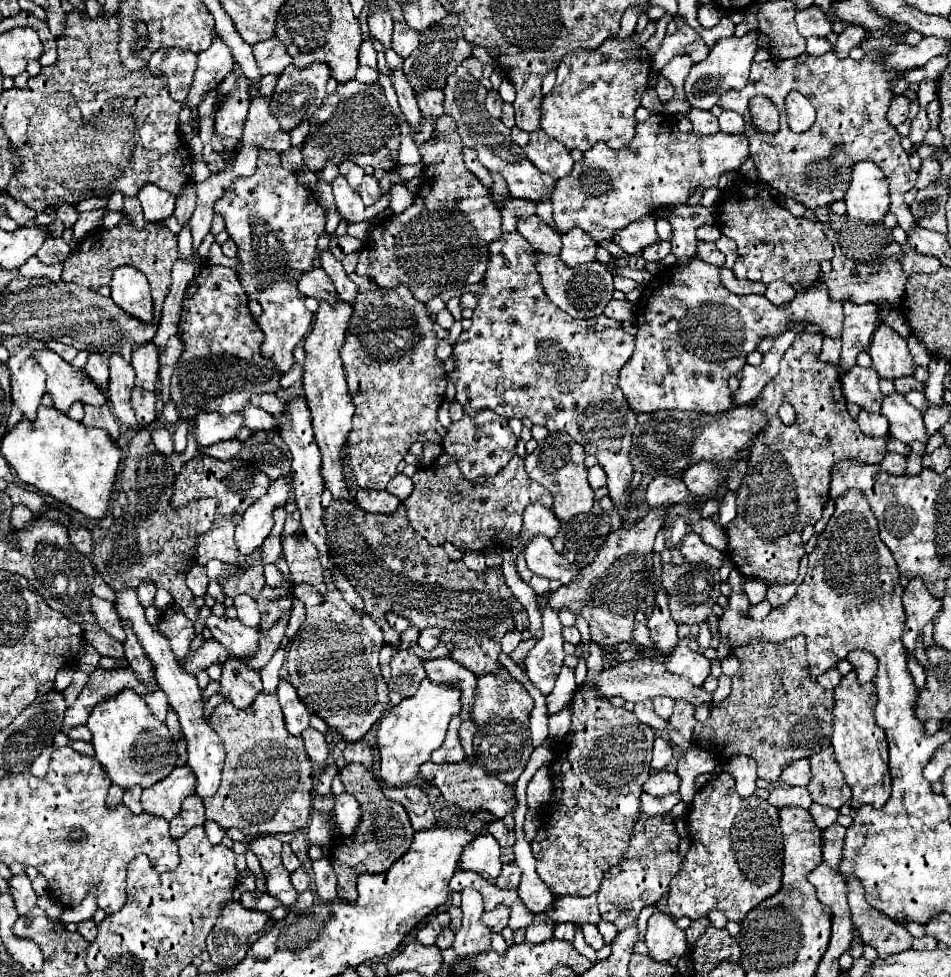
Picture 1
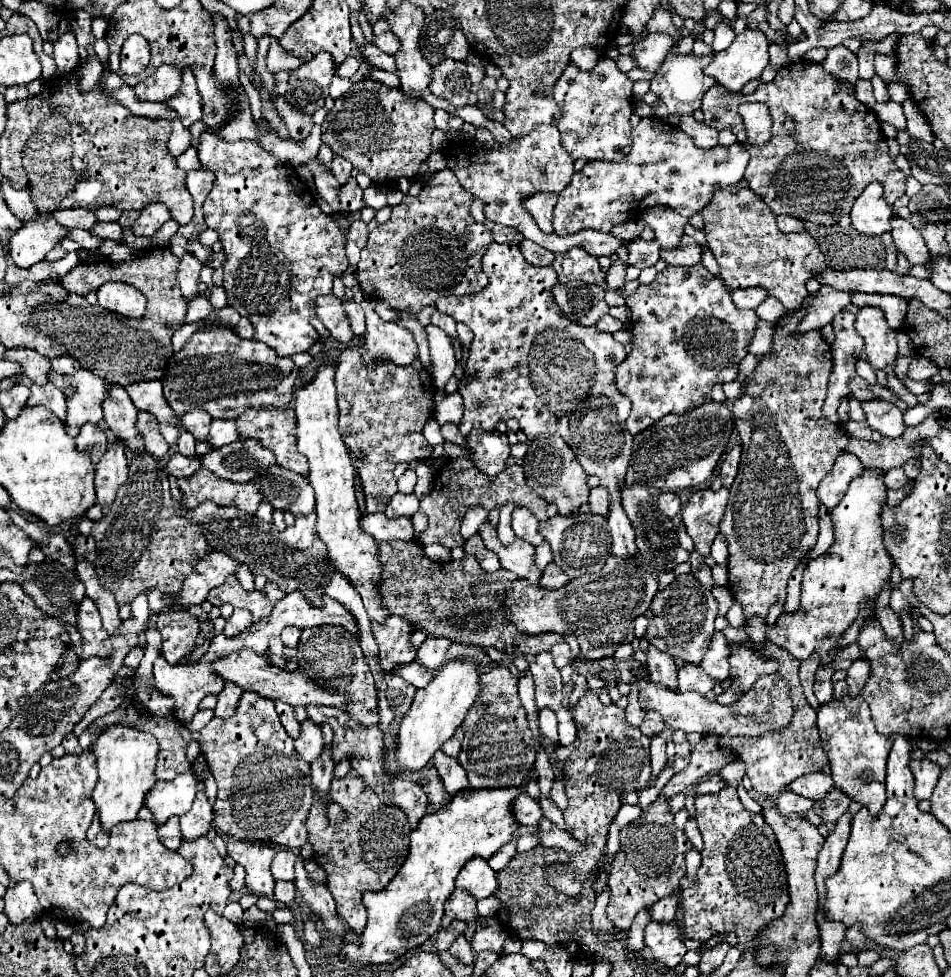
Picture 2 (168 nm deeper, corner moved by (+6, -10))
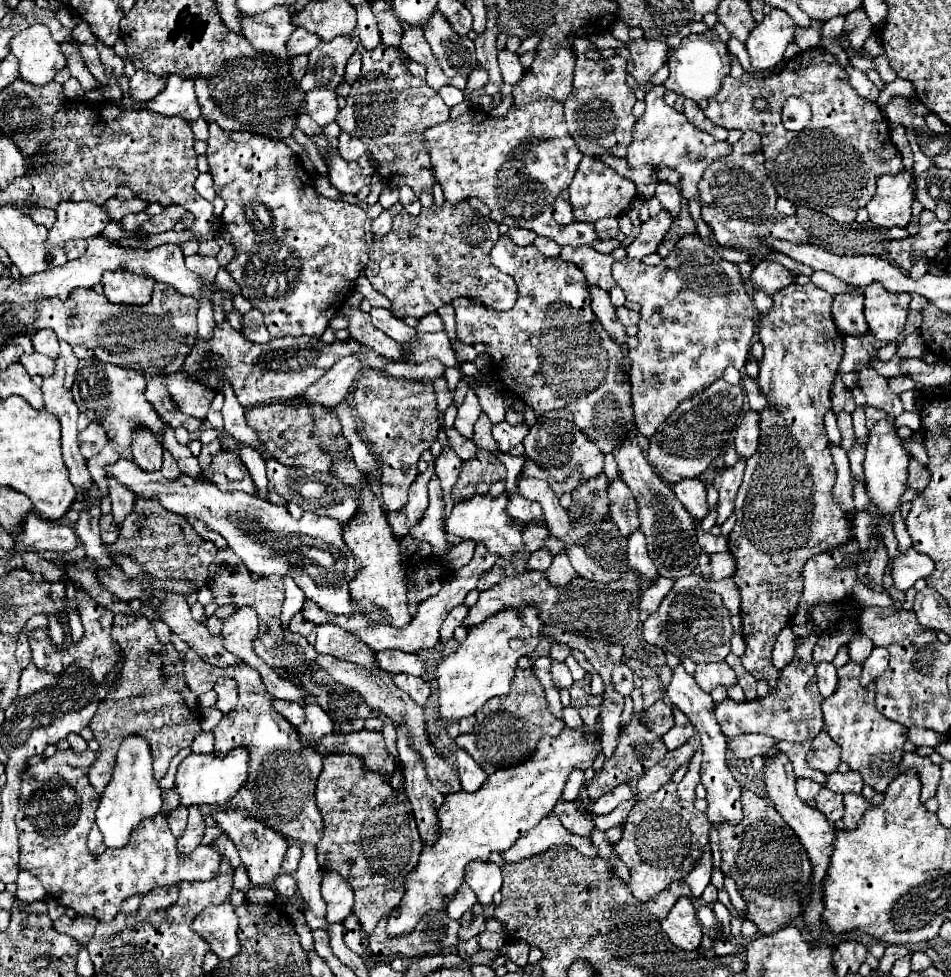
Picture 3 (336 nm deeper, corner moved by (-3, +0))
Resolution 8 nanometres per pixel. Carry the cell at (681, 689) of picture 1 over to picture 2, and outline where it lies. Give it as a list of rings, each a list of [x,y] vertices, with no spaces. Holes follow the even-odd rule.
[[[769,674],[761,676],[753,688],[735,704],[731,706],[721,706],[719,702],[709,702],[705,696],[695,694],[695,692],[679,692],[663,686],[661,682],[635,682],[639,688],[639,704],[641,708],[655,710],[663,716],[665,724],[673,730],[683,730],[683,732],[699,732],[699,734],[719,734],[719,736],[761,736],[769,730],[777,730],[789,724],[793,716],[793,706],[789,698],[787,684],[779,674]]]

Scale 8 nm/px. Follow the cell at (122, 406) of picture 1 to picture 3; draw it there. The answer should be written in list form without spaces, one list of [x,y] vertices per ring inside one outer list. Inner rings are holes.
[[[108,480],[108,494],[112,500],[112,516],[114,516],[116,524],[122,526],[124,518],[132,512],[134,496],[132,496],[132,492],[128,492],[128,488],[120,488],[120,484],[116,484],[116,480]]]

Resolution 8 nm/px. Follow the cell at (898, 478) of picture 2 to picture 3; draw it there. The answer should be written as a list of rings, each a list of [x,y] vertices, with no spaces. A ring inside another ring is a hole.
[[[912,458],[912,460],[910,460],[910,470],[908,470],[908,480],[906,480],[908,490],[912,490],[912,492],[916,492],[916,494],[922,494],[928,482],[930,482],[930,472],[928,472],[928,468]]]

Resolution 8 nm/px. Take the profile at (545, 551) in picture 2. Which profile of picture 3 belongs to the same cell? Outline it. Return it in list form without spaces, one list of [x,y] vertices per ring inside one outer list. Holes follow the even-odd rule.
[[[536,550],[530,554],[528,562],[526,562],[526,570],[538,570],[538,572],[546,572],[548,564],[552,562],[552,556],[546,550]]]

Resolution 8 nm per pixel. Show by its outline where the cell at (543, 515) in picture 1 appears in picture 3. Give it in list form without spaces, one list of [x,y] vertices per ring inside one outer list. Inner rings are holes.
[[[512,494],[510,500],[508,500],[508,506],[506,506],[506,512],[512,518],[518,518],[518,520],[528,522],[528,520],[540,516],[542,514],[542,508],[540,508],[540,504],[532,502],[532,500],[526,500],[520,494]]]

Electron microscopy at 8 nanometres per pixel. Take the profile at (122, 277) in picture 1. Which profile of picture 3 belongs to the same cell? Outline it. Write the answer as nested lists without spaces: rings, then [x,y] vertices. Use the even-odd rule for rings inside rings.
[[[118,268],[114,272],[104,272],[100,284],[104,286],[106,298],[114,304],[148,304],[154,280]]]

